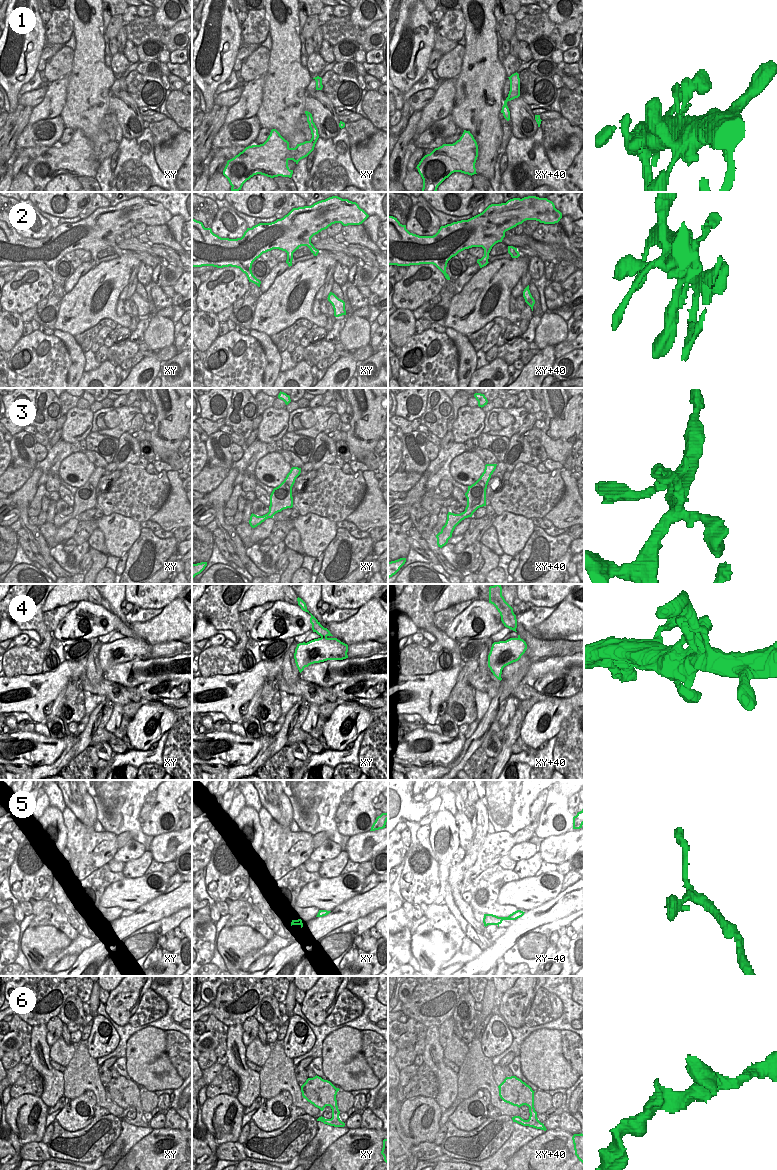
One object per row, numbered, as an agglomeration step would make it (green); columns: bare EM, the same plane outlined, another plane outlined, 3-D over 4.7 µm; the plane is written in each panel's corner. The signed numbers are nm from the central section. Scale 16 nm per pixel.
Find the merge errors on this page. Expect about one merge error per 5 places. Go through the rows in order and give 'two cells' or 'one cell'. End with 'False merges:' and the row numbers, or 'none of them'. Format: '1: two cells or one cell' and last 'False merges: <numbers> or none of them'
1: one cell
2: one cell
3: one cell
4: one cell
5: one cell
6: one cell
False merges: none of them

